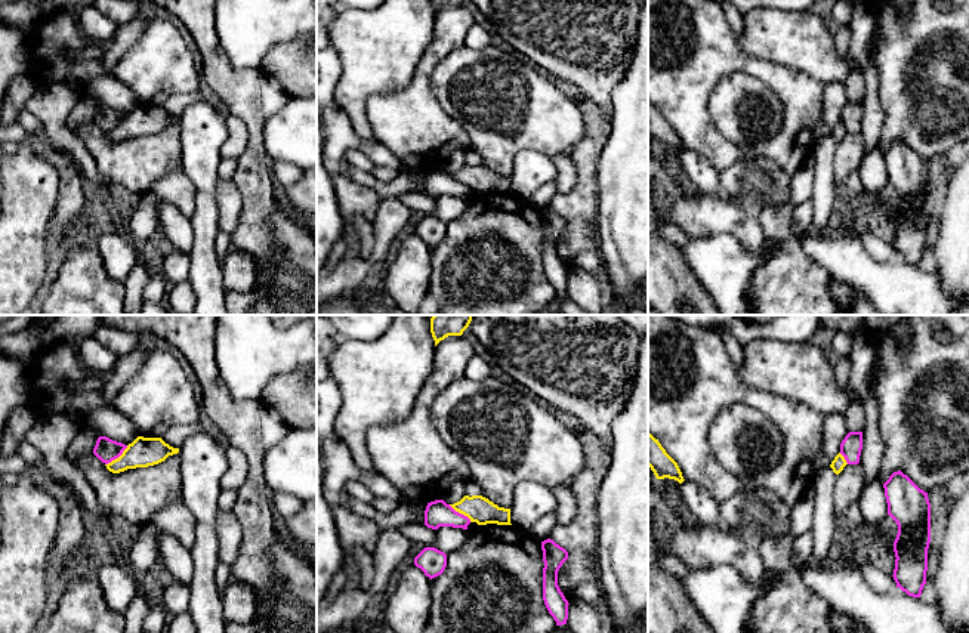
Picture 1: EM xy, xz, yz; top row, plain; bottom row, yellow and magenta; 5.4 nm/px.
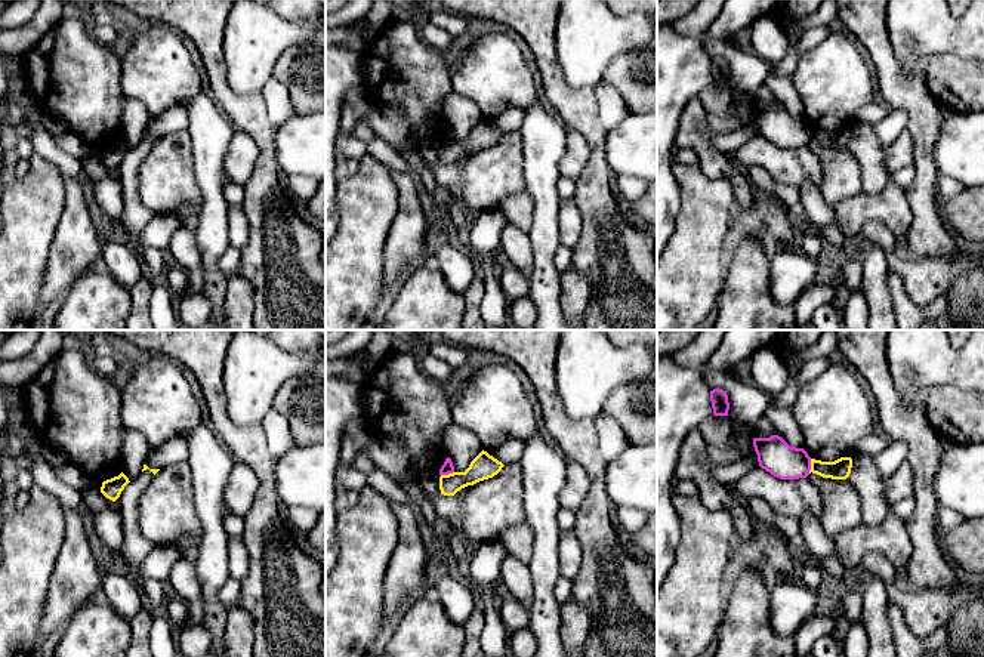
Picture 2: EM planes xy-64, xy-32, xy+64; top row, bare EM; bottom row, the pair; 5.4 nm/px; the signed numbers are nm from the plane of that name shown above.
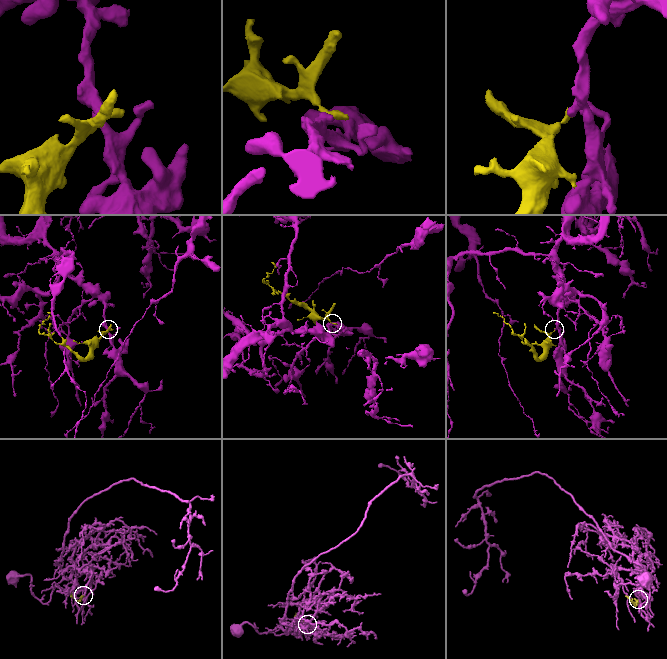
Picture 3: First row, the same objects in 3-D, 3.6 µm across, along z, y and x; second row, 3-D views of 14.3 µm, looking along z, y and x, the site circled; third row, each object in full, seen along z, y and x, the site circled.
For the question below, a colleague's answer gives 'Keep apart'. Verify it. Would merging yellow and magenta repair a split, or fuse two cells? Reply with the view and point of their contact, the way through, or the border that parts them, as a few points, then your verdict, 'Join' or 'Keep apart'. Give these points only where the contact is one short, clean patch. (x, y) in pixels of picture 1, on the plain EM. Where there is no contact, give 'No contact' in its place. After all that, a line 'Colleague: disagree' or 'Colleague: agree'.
Touches yellow at xy (119, 126). Boundary: xy (127, 114), (105, 133). Keep apart
Colleague: agree

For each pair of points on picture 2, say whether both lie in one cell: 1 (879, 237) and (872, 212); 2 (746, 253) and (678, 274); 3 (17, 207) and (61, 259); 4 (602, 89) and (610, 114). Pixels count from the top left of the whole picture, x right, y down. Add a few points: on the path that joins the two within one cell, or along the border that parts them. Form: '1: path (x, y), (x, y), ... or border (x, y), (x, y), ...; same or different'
1: border (858, 231), (867, 221), (881, 221), (897, 238); different
2: border (725, 264), (724, 284), (718, 298); different
3: border (62, 213), (42, 280); different
4: path (607, 95), (610, 108); same

